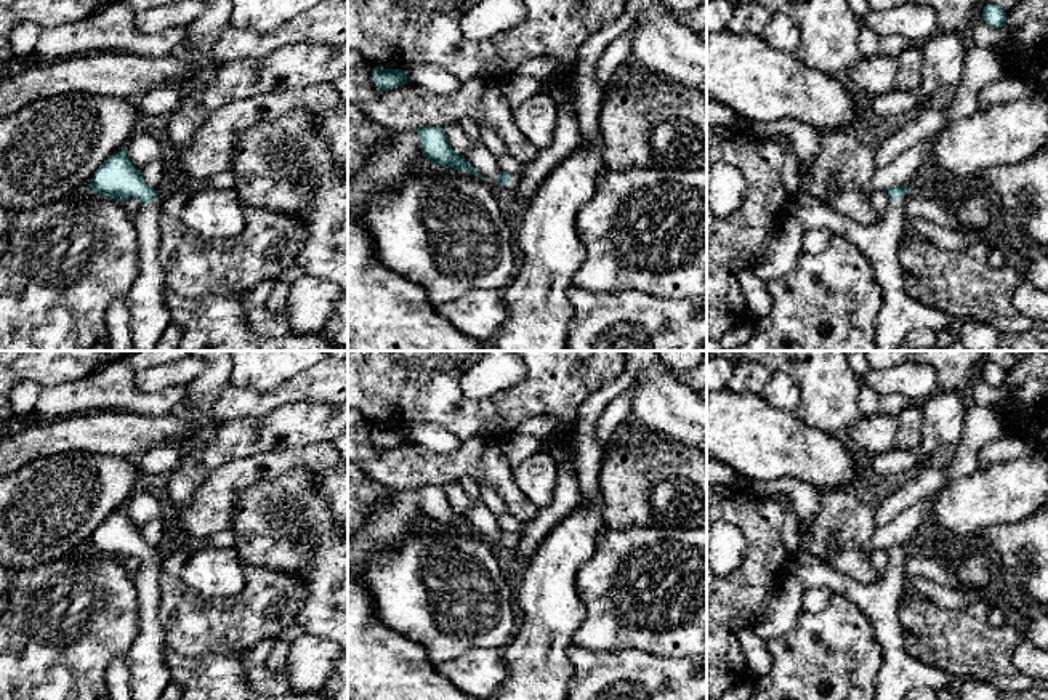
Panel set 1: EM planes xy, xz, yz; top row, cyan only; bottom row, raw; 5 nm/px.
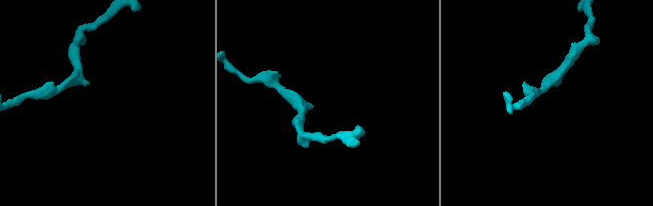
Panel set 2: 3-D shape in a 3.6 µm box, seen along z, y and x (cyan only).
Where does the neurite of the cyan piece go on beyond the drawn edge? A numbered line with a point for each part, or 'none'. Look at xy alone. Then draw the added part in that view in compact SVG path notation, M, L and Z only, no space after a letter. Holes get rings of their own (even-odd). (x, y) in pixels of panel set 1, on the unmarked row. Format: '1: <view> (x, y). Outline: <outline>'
1: xy (149, 676). Outline: M160 562L143 564L135 578L139 609L139 630L127 657L133 700L159 700L171 682L163 660L165 631L159 622Z

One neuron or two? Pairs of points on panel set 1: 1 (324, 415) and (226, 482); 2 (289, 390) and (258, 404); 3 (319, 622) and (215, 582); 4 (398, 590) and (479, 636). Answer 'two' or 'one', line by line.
1: two
2: one
3: two
4: one

